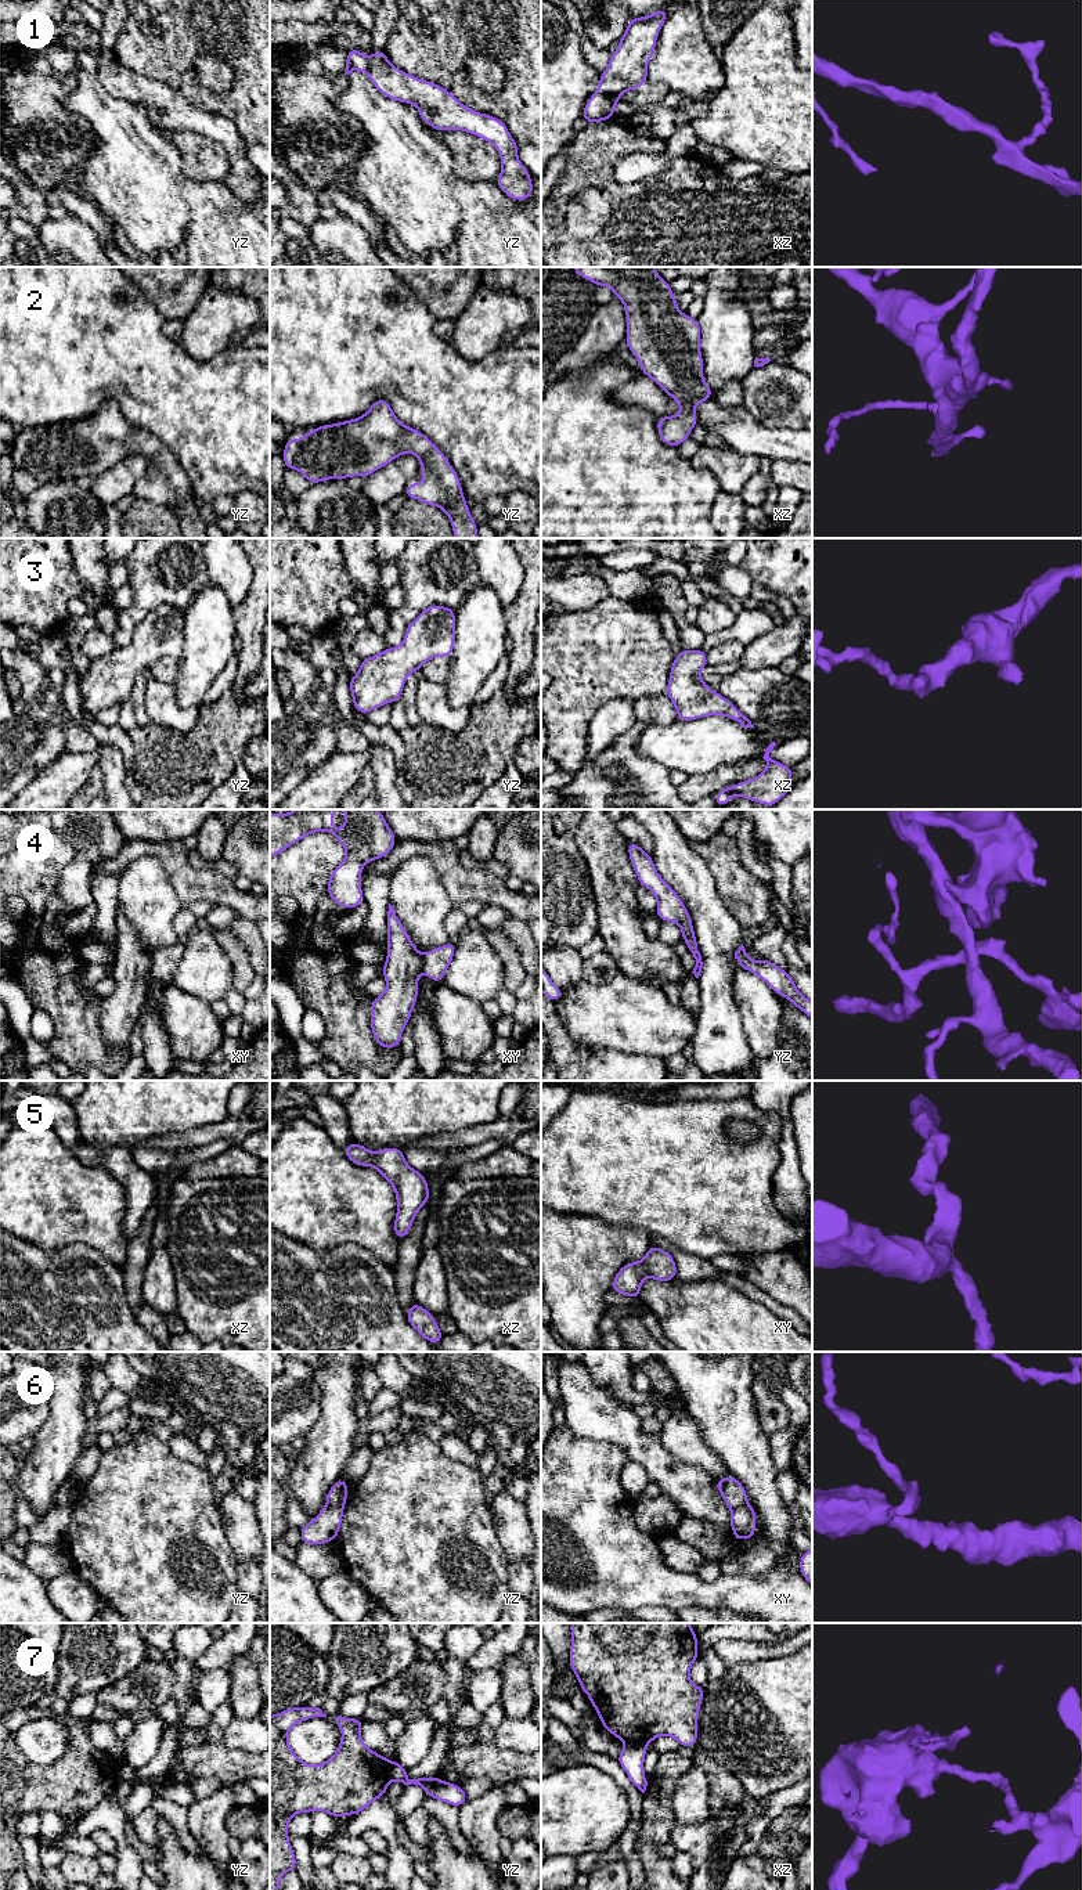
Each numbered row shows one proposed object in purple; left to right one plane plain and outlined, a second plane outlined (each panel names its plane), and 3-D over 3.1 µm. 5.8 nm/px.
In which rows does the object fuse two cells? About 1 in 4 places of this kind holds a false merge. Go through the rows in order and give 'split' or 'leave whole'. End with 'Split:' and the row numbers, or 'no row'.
1: leave whole
2: leave whole
3: leave whole
4: split
5: leave whole
6: split
7: split
Split: 4, 6, 7

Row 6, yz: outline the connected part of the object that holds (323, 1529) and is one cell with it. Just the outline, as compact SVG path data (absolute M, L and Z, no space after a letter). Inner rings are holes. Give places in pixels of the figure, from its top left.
M325 1505L314 1519L299 1529L302 1543L318 1545L336 1540L343 1511L345 1505Z

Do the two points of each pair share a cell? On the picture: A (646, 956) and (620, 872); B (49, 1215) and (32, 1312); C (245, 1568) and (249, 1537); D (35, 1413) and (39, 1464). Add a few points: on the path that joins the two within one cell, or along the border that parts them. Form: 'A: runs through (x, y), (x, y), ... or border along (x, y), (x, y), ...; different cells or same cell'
A: runs through (626, 936), (620, 927), (620, 893); same cell
B: border along (14, 1234), (40, 1245), (49, 1252), (75, 1243); different cells
C: border along (255, 1560), (242, 1560), (240, 1562); different cells
D: border along (50, 1409), (47, 1420), (33, 1436); different cells

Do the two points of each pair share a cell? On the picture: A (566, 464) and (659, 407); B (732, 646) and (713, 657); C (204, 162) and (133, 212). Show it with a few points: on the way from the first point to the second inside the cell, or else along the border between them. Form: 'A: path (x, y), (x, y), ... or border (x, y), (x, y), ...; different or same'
A: border (620, 403), (644, 406), (657, 417); different
B: path (728, 650), (717, 655); same
C: border (175, 144), (187, 177), (217, 180); different

